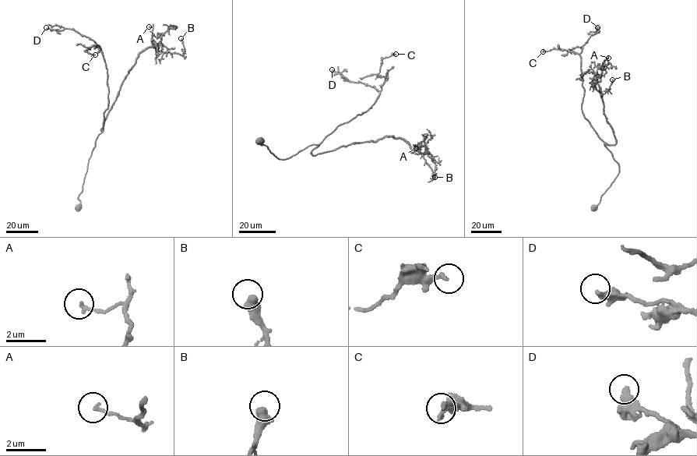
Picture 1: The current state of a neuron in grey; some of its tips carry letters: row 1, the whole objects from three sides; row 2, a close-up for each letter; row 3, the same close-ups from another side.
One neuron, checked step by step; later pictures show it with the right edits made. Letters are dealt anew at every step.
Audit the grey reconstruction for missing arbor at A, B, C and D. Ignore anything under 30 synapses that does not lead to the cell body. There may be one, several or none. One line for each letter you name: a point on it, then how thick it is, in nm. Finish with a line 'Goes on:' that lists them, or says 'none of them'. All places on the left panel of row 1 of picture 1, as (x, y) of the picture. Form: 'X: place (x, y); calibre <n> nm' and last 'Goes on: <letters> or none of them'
D: place (46, 27); calibre 320 nm
Goes on: D

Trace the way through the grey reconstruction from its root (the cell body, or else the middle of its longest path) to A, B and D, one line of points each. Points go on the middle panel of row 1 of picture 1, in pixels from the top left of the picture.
A: (259, 140), (283, 160), (312, 144), (318, 145), (314, 155), (389, 136), (411, 152), (416, 148)
B: (259, 140), (283, 160), (312, 144), (318, 145), (314, 155), (354, 142), (399, 137), (421, 153), (434, 177)
D: (259, 140), (278, 159), (289, 158), (319, 144), (337, 126), (371, 107), (378, 91), (350, 81), (332, 69)

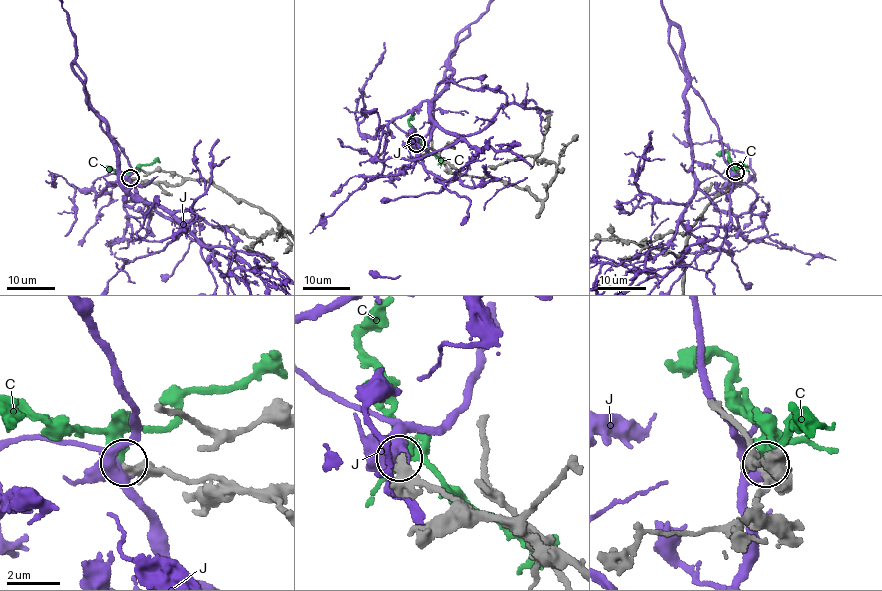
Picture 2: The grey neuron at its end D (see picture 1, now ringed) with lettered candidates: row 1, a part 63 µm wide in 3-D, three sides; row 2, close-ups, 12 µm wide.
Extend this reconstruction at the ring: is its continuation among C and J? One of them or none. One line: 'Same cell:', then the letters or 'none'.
Same cell: C

